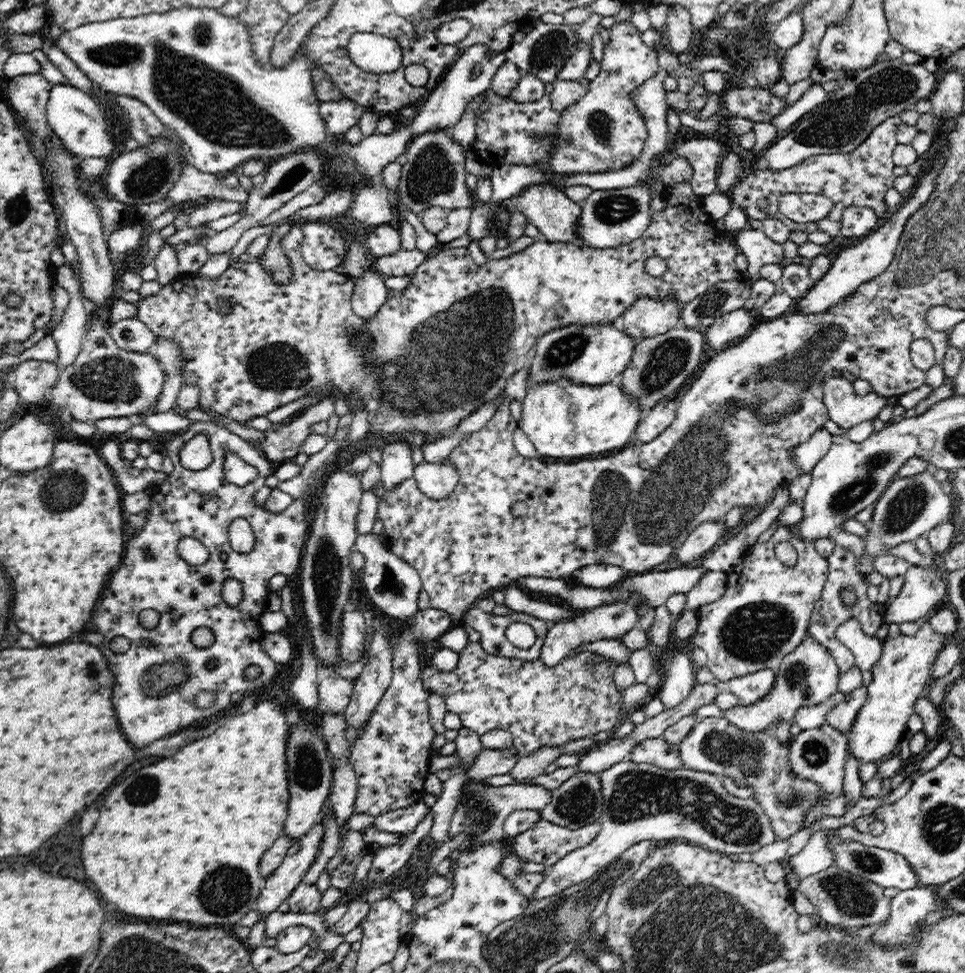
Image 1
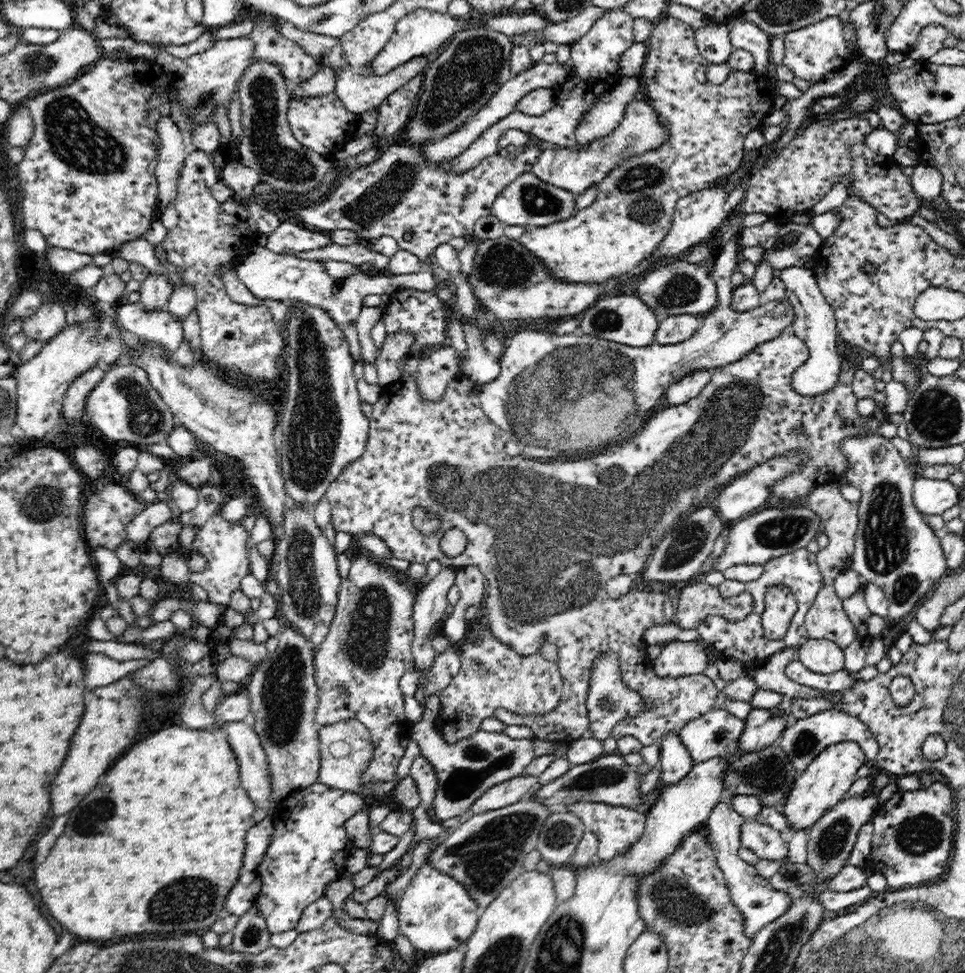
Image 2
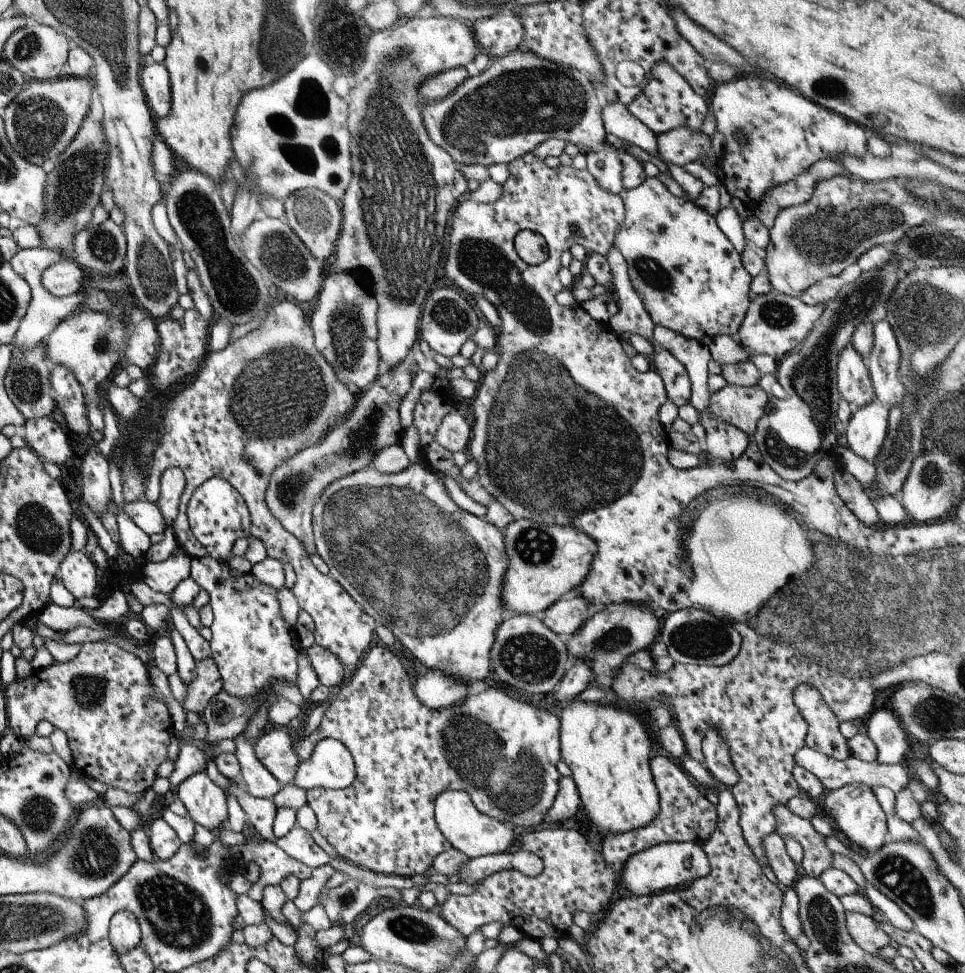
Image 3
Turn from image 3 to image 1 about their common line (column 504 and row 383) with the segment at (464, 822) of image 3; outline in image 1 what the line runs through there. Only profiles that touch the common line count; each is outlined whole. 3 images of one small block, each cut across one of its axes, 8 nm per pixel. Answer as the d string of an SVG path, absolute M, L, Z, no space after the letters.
M829 377L823 383L821 404L827 407L829 419L846 431L861 422L877 417L886 403L896 405L896 401L889 402L889 397L885 398L874 392L858 396L852 383L843 377Z

